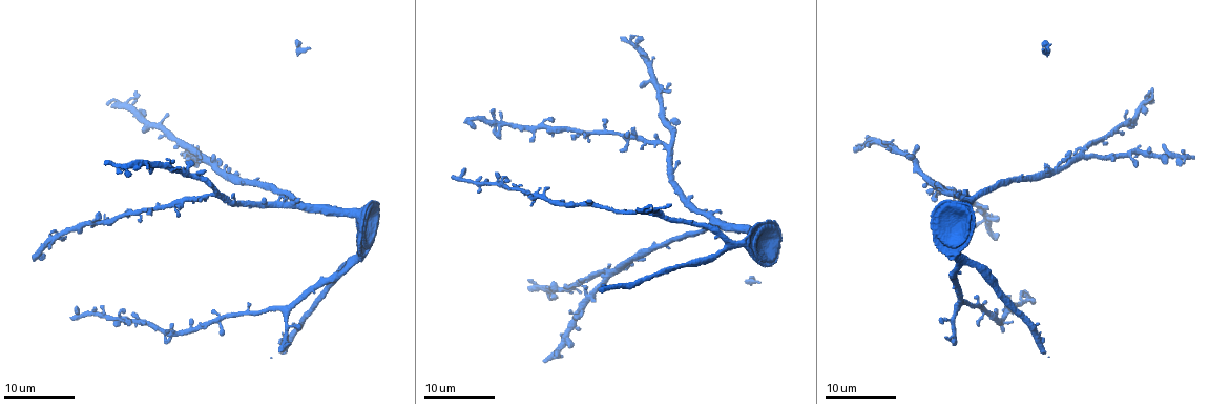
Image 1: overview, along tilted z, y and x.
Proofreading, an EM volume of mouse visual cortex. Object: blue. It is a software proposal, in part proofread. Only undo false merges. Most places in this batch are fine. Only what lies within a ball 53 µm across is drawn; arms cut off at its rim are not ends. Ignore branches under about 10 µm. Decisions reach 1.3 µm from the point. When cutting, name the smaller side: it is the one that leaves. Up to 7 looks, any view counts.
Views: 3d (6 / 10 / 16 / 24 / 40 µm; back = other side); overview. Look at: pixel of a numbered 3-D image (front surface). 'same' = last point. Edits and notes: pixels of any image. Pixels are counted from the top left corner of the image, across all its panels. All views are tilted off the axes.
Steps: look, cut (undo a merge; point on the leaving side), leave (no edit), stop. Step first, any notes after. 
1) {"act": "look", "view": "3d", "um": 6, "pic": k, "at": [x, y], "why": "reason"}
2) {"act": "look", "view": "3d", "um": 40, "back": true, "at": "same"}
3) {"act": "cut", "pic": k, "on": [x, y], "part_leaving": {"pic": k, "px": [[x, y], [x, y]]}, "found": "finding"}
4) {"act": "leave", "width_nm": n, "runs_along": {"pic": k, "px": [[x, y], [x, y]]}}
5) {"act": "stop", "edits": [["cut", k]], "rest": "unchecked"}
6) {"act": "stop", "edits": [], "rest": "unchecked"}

{"act": "look", "view": "3d", "um": 24, "pic": 1, "at": [253, 181]}

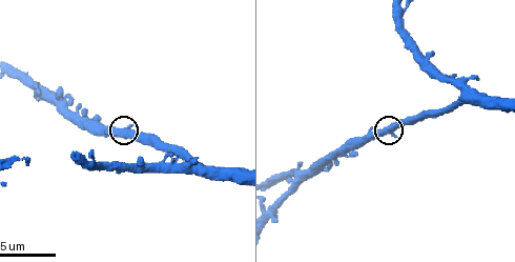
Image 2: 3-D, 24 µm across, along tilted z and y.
{"act": "look", "view": "3d", "um": 6, "pic": 2, "at": [392, 133]}

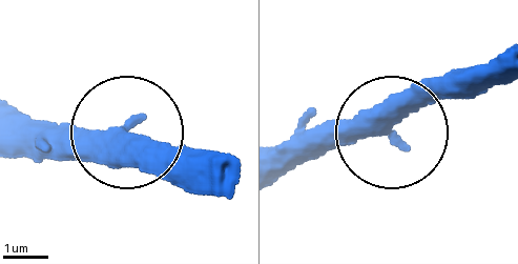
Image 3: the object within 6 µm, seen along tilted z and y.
{"act": "leave", "side_arm_um": 22, "runs_along": {"pic": 3, "px": [[488, 65], [423, 81], [387, 126], [318, 135], [280, 170]]}, "found": "continuous, no second neuron"}

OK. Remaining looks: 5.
{"act": "look", "view": "3d", "um": 24, "pic": 1, "at": [214, 194], "why": "branch point"}

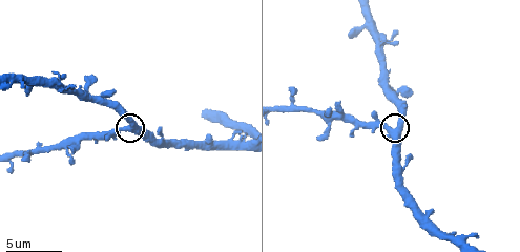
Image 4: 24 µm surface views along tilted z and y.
{"act": "look", "view": "3d", "um": 6, "pic": 4, "at": [392, 128], "why": "zoom in"}

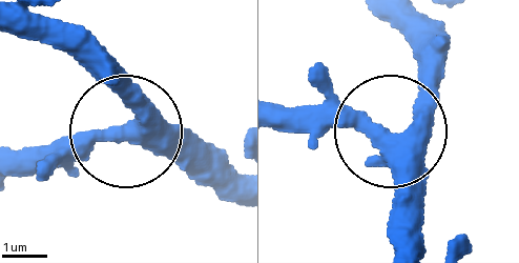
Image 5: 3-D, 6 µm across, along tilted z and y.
{"act": "leave", "width_nm": 430, "found": "one neuron here"}

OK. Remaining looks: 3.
{"act": "look", "view": "3d", "um": 24, "pic": 1, "at": [78, 222], "why": "thin neck"}

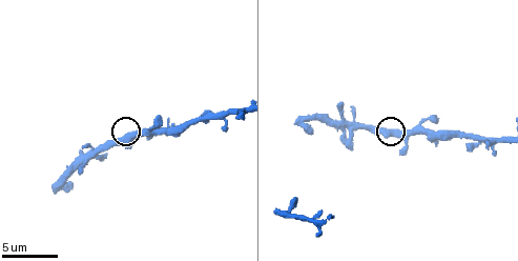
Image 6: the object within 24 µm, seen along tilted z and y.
{"act": "look", "view": "3d", "um": 6, "pic": 6, "at": [130, 136]}

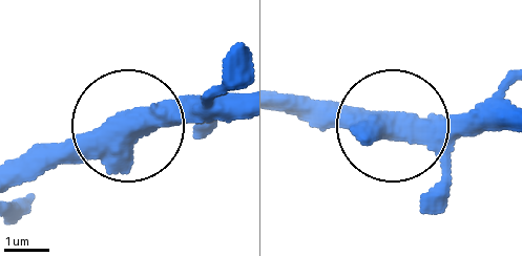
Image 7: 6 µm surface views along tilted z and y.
{"act": "leave", "width_nm": 460, "found": "one neuron here"}

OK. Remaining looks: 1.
{"act": "stop", "edits": [], "rest": "unchecked"}

